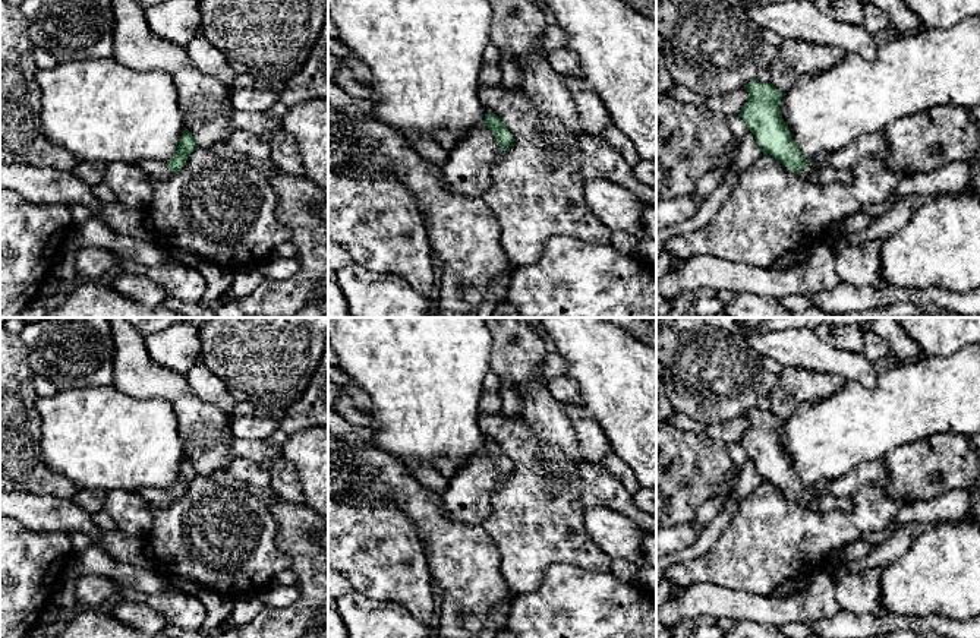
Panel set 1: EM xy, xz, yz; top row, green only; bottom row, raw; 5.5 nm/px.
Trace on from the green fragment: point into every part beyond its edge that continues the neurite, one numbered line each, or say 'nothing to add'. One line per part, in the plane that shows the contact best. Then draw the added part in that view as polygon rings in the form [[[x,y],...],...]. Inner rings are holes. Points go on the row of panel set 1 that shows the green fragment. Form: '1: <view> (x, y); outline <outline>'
1: xz (468, 171); outline [[[489,129],[475,132],[460,142],[441,167],[447,190],[460,196],[482,198],[492,184],[492,170],[501,161],[501,152]]]

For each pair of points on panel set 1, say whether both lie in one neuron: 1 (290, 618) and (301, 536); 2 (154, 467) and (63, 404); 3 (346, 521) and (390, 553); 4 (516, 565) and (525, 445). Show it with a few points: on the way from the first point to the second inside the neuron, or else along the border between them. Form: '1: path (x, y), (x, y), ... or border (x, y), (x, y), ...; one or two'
1: path (308, 597), (306, 556); one
2: path (132, 445), (129, 442), (100, 439), (85, 426); one
3: path (356, 531), (380, 552); one
4: path (525, 536), (525, 474); one

